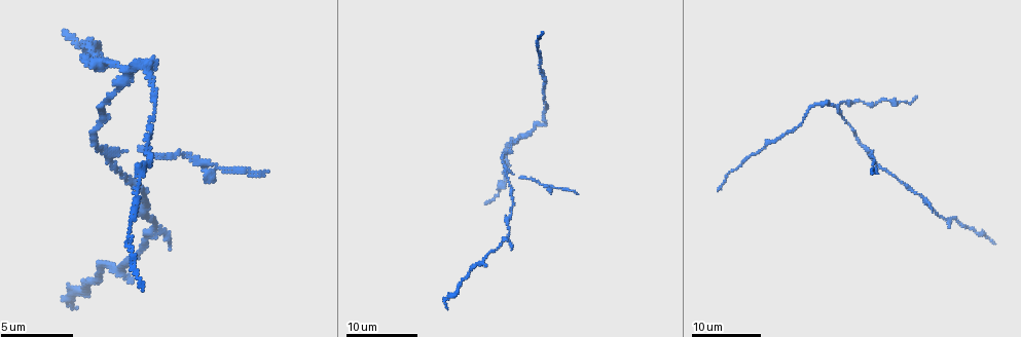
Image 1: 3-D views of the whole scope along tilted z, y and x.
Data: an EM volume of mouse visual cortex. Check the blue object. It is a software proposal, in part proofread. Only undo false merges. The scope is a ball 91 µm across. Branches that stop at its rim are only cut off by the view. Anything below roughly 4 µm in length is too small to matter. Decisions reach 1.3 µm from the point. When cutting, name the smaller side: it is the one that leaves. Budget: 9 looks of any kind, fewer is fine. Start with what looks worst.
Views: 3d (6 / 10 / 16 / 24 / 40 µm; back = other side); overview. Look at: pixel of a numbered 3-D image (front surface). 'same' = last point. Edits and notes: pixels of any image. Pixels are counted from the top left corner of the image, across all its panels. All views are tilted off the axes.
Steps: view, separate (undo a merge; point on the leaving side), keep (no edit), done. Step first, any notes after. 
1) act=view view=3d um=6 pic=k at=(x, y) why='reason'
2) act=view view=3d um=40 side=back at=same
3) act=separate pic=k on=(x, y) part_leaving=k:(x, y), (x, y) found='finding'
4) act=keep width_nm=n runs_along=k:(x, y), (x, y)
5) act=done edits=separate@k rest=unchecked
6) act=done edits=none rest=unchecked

act=view view=3d um=16 pic=1 at=(837, 105) why='branch point'

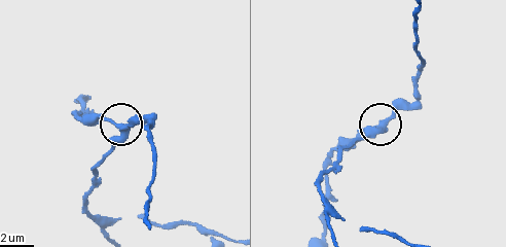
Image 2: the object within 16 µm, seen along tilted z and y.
act=view view=3d um=10 pic=2 at=(123, 126)

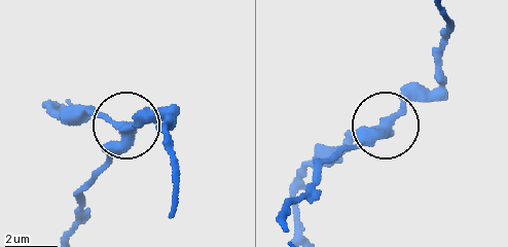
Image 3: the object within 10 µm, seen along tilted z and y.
act=keep width_nm=290 found='all the same neuron'

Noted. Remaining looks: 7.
act=view view=3d um=16 pic=1 at=(766, 142) why='calibre changes'

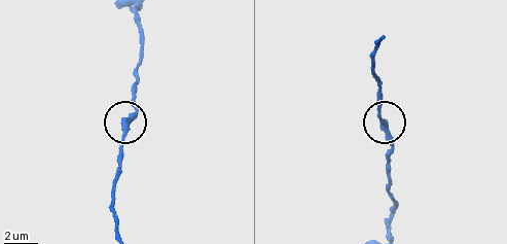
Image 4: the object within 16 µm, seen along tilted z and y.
act=view view=3d um=6 pic=4 at=(384, 121)

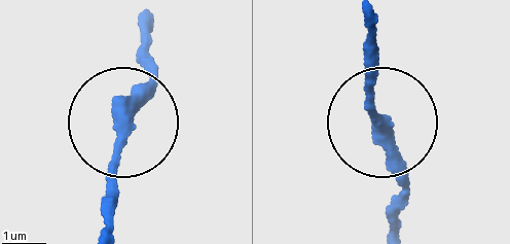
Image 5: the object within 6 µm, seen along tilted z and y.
act=keep runs_along=5:(395, 228), (396, 139), (377, 112), (367, 60) found='continuous, no second neuron'

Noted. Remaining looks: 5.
act=view view=3d um=24 pic=1 at=(206, 162) why='two arms in line, one across'

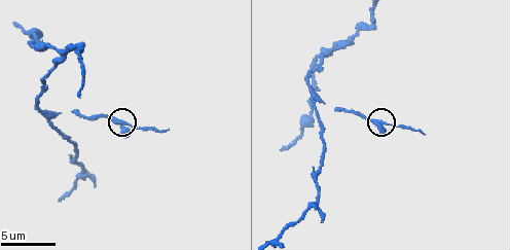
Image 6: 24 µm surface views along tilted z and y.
act=view view=3d um=10 pic=6 at=(122, 123) why='closer look'

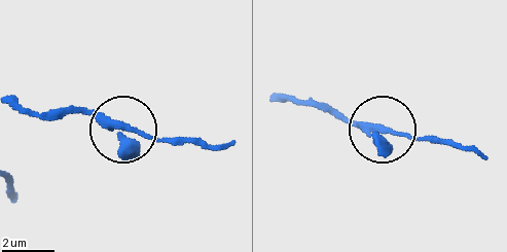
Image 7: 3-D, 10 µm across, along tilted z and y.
act=keep runs_along=7:(12, 103), (101, 115), (147, 136), (190, 137) found='all the same neuron'

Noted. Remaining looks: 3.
act=view view=3d um=16 pic=6 at=(315, 98)

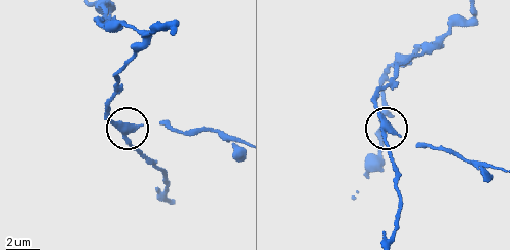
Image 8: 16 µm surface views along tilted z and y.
act=view view=3d um=6 pic=8 at=(126, 133)

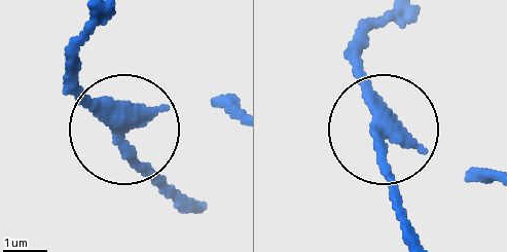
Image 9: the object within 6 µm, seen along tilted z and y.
act=keep width_nm=360 runs_along=9:(376, 21), (361, 58), (374, 120), (479, 178) found='all the same neuron'

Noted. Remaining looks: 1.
act=done edits=none rest=unchecked

